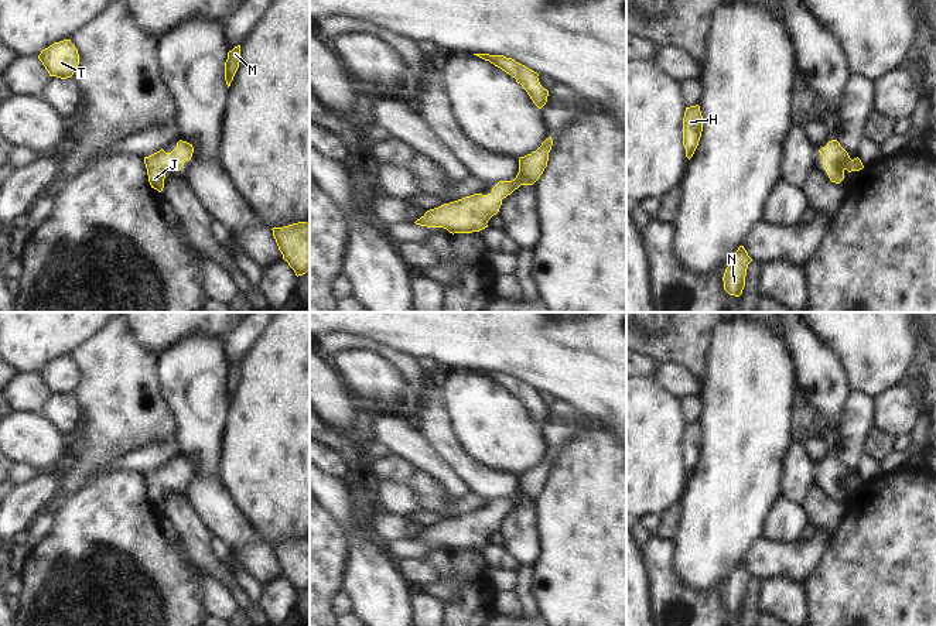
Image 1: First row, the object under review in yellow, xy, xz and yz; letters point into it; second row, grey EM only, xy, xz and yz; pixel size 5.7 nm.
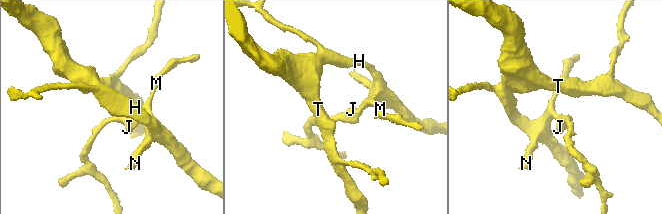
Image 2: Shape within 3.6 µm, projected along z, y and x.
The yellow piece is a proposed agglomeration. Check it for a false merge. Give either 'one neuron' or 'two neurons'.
one neuron

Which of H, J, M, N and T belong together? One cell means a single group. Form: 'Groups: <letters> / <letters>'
Groups: H J M N T.

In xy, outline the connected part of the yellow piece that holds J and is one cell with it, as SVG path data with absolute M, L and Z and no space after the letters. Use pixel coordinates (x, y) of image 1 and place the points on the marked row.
M180 140L177 147L171 153L165 153L163 148L148 157L144 157L147 168L148 182L151 188L158 192L164 188L165 172L170 168L181 170L185 161L189 161L194 153L192 144Z

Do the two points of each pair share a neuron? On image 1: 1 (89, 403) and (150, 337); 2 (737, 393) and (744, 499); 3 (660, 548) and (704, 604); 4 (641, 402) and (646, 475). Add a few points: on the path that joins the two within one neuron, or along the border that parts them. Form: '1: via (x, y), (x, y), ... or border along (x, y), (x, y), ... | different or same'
1: border along (129, 327), (133, 337), (144, 348), (157, 353) | different
2: via (743, 420), (743, 472) | same
3: via (660, 565), (660, 571), (687, 598) | same
4: via (641, 420), (641, 457) | same

